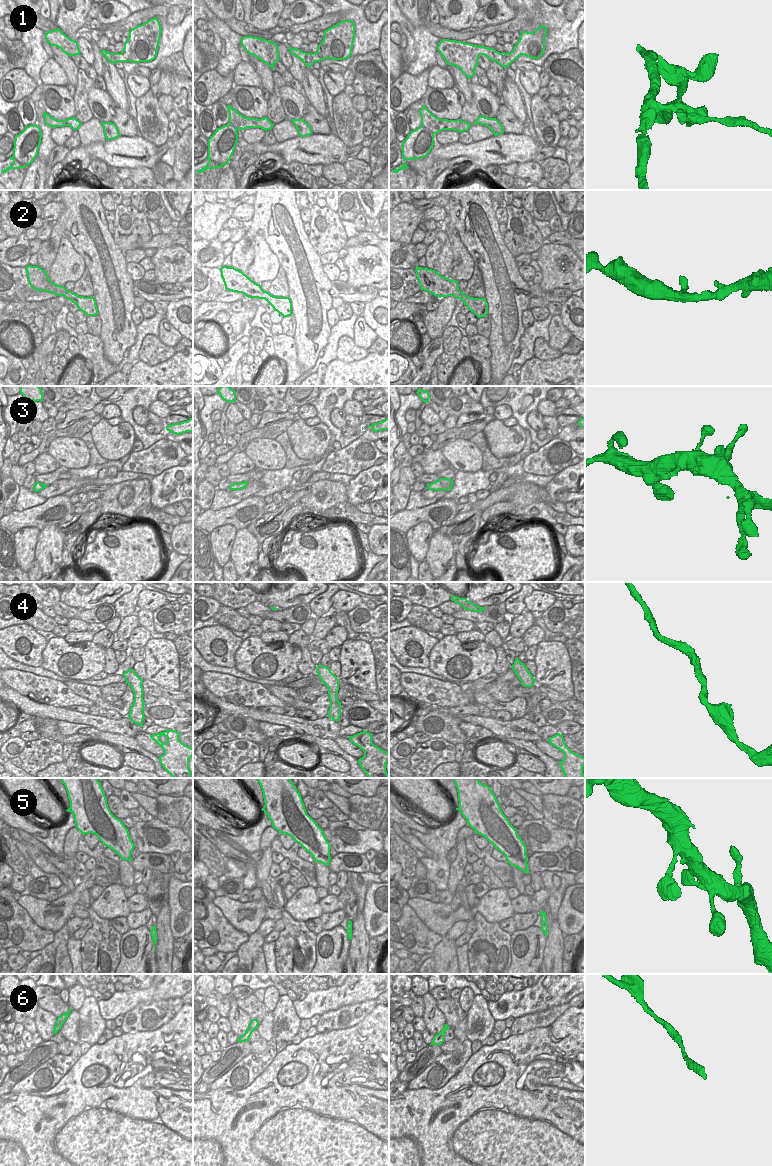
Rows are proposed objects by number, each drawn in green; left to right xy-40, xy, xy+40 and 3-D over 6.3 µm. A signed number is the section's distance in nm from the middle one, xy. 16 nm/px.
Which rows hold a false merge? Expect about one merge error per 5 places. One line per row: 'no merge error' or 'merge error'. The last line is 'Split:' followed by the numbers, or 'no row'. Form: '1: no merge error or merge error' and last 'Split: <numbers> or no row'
1: merge error
2: no merge error
3: no merge error
4: no merge error
5: no merge error
6: no merge error
Split: 1

